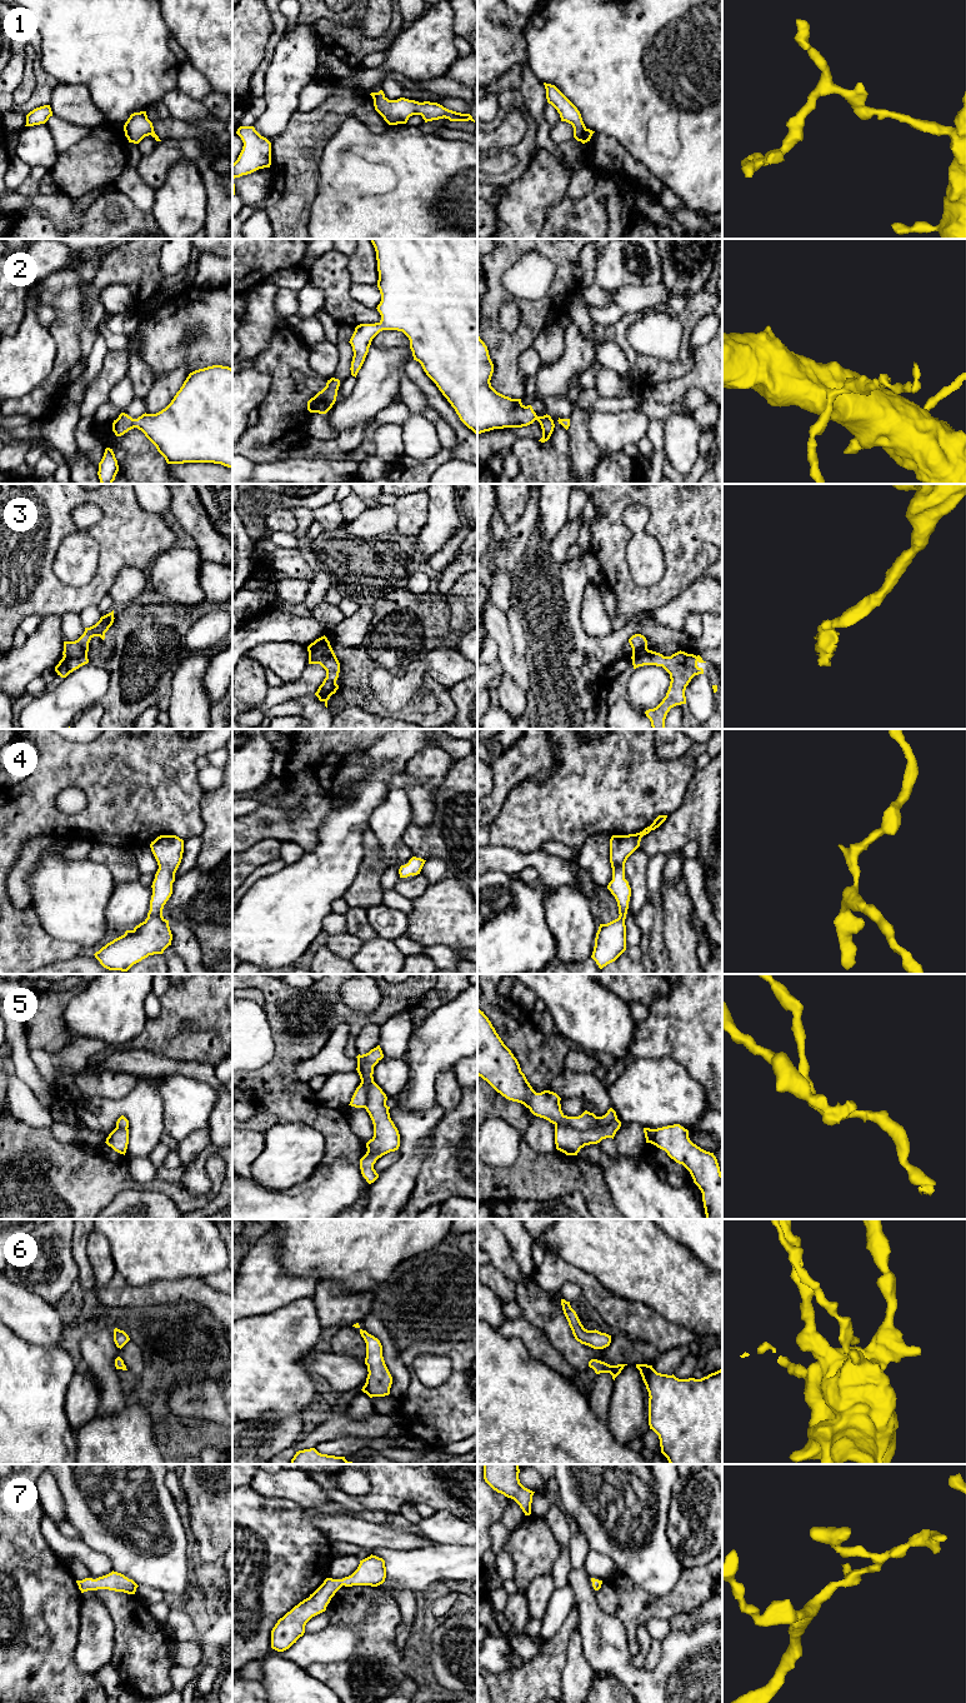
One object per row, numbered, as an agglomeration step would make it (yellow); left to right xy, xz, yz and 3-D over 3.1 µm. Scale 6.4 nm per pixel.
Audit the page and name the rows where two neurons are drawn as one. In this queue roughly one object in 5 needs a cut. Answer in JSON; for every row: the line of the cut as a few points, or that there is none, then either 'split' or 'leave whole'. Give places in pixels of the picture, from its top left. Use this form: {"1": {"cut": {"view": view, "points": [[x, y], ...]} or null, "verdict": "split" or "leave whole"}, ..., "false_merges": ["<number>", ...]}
{"1": {"cut": null, "verdict": "leave whole"}, "2": {"cut": null, "verdict": "leave whole"}, "3": {"cut": {"view": "xy", "points": [[86, 653], [64, 655]]}, "verdict": "split"}, "4": {"cut": null, "verdict": "leave whole"}, "5": {"cut": null, "verdict": "leave whole"}, "6": {"cut": null, "verdict": "leave whole"}, "7": {"cut": null, "verdict": "leave whole"}, "false_merges": ["3"]}

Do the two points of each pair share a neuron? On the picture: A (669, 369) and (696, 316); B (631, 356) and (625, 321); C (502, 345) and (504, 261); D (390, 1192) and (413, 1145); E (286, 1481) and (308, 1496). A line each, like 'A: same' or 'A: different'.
A: same
B: same
C: same
D: same
E: same

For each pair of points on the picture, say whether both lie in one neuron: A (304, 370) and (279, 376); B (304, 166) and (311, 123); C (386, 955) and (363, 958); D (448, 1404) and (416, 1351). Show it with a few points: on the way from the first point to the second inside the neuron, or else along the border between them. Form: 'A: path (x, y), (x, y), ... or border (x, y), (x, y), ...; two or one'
A: path (298, 368), (288, 368), (285, 370); one
B: path (304, 155), (304, 138), (306, 134); one
C: path (380, 958), (369, 958); one
D: path (431, 1401), (415, 1384), (410, 1367); one

